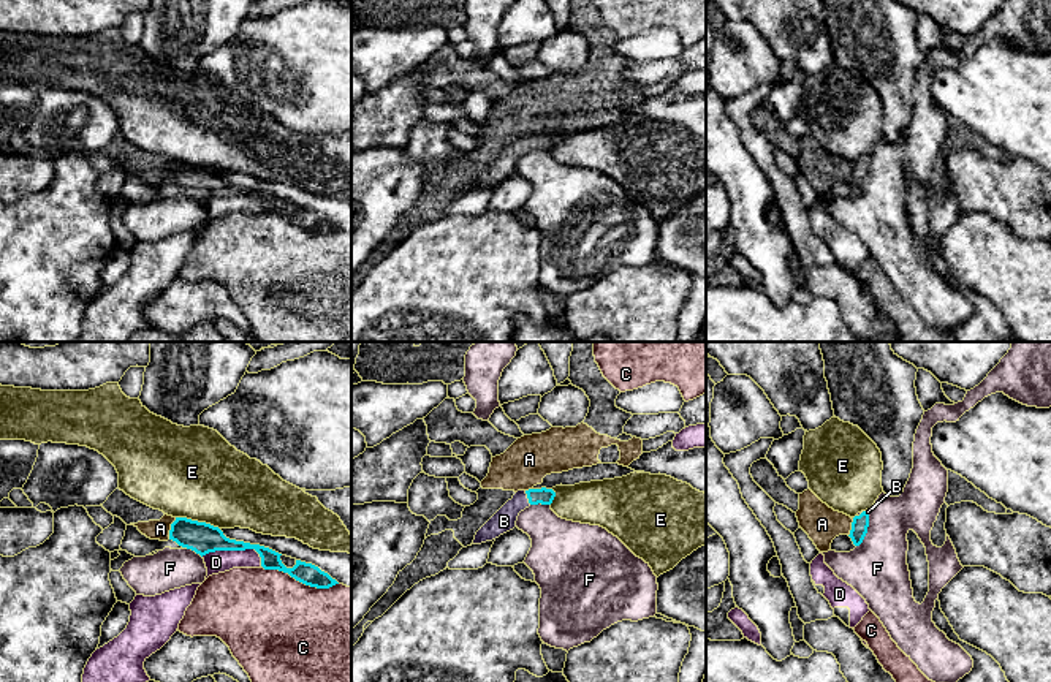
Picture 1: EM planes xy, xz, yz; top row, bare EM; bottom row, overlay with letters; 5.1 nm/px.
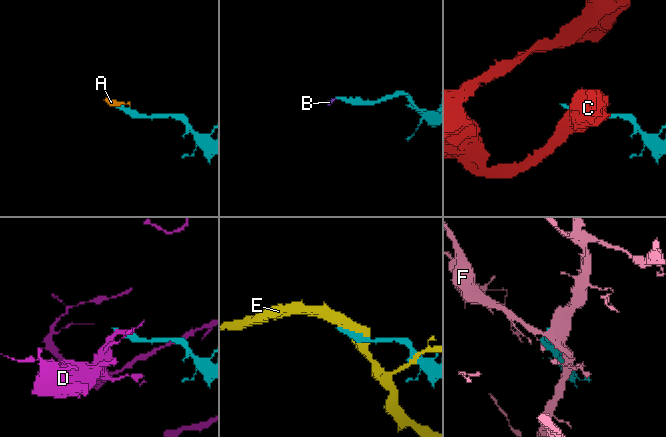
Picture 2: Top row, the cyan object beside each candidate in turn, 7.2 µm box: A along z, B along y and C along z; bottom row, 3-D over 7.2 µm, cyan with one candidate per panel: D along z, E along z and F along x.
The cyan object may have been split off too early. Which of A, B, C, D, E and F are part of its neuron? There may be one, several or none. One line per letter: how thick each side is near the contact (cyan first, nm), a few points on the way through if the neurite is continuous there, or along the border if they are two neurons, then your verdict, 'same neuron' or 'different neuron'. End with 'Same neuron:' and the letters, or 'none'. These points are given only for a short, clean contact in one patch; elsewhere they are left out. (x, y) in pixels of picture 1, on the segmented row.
A: 160 nm thick on the cyan side, 100 nm on the other; border along xy (176, 518), (168, 538); different neuron
B: 90 nm thick on the cyan side, 120 nm on the other; runs through xz (543, 496), (527, 497), (504, 521); same neuron
C: 110 nm thick on the cyan side, 480 nm on the other; different neuron
D: 160 nm thick on the cyan side, 110 nm on the other; different neuron
E: 160 nm thick on the cyan side, 460 nm on the other; different neuron
F: 90 nm thick on the cyan side, 300 nm on the other; different neuron
Same neuron: B

